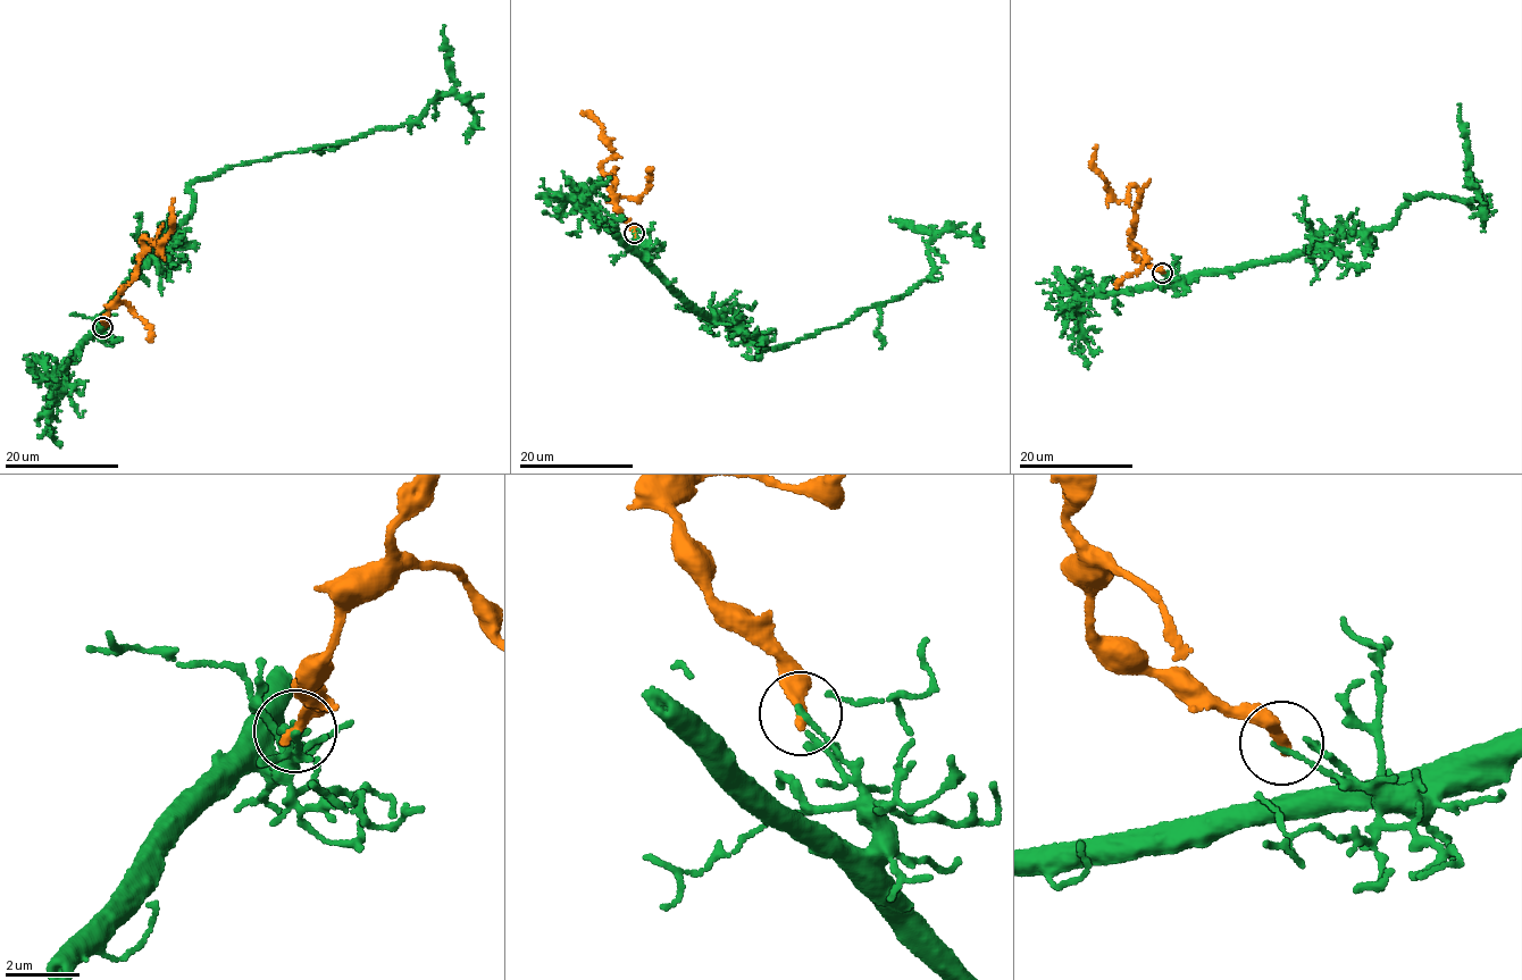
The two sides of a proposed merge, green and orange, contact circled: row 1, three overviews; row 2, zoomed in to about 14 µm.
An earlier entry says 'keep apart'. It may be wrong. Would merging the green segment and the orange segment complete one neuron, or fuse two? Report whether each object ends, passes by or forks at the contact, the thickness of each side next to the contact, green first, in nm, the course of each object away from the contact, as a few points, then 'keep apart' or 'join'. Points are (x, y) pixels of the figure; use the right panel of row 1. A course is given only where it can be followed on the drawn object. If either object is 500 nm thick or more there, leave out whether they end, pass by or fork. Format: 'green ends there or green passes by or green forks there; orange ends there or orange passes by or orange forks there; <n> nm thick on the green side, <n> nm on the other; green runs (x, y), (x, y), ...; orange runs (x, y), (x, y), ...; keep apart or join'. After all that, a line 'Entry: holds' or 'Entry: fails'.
green ends there; orange ends there; 140 nm thick on the green side, 360 nm on the other; green runs (1162, 273), (1186, 282), (1324, 249), (1343, 237), (1387, 227), (1408, 195), (1485, 200), (1469, 169), (1458, 103); orange runs (1162, 273), (1134, 257), (1130, 235), (1140, 192), (1129, 186), (1126, 198), (1115, 199), (1094, 167), (1097, 145); keep apart
Entry: holds

